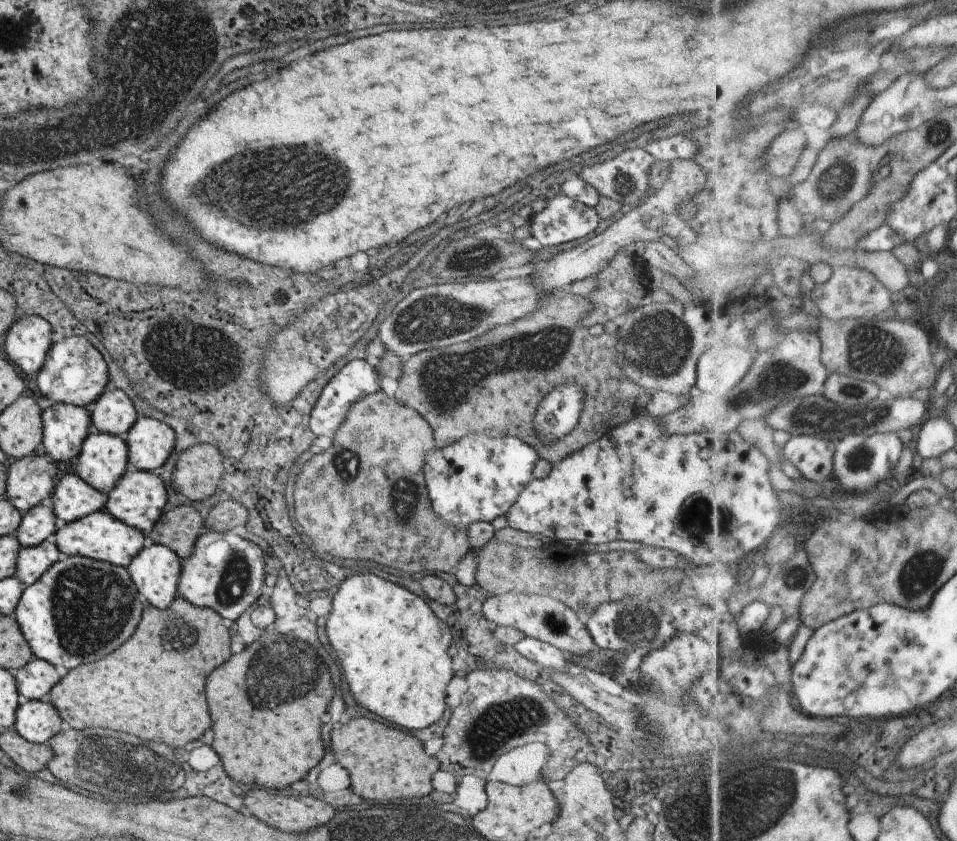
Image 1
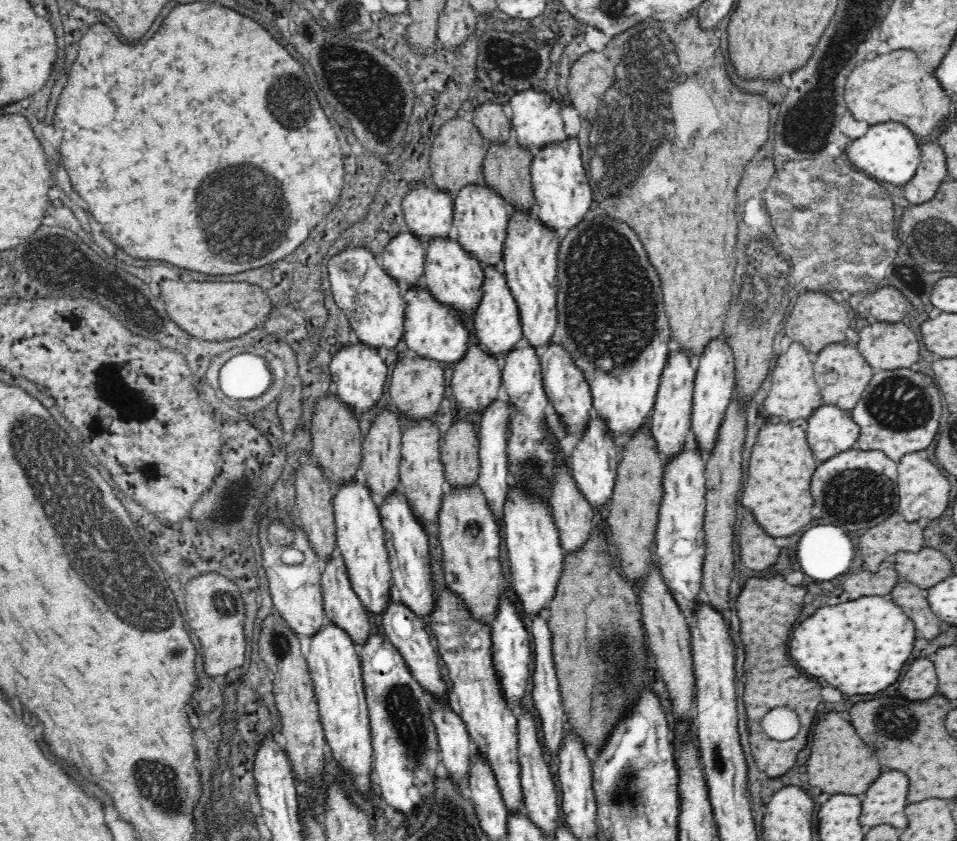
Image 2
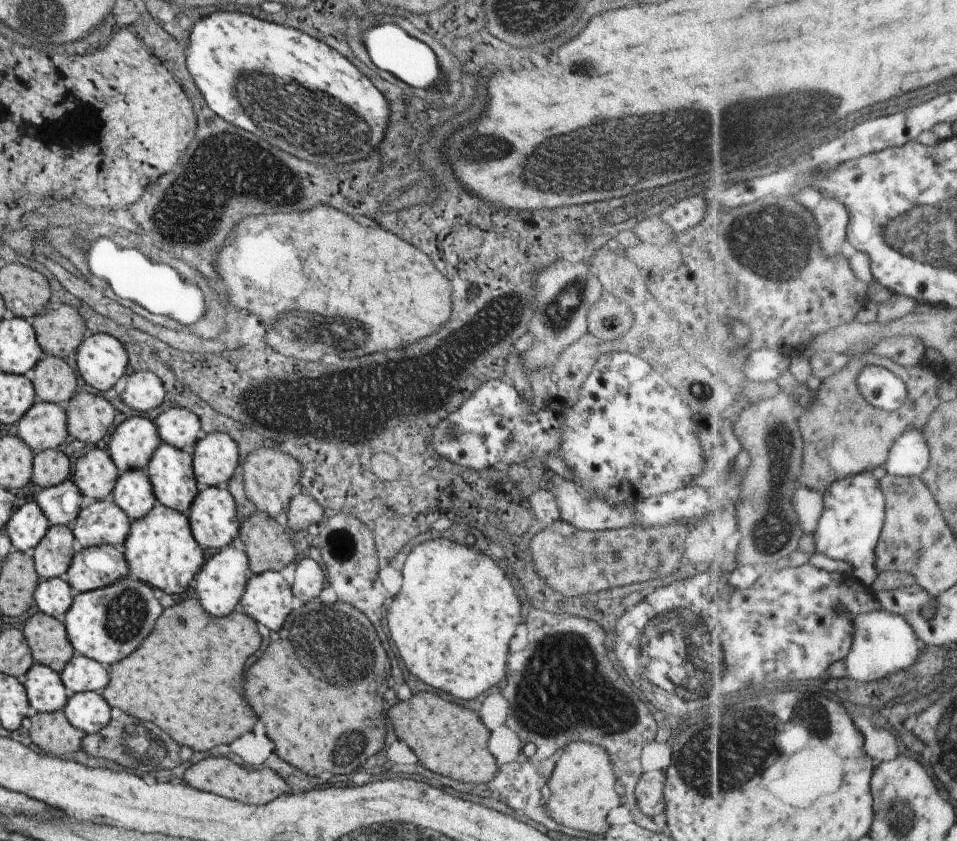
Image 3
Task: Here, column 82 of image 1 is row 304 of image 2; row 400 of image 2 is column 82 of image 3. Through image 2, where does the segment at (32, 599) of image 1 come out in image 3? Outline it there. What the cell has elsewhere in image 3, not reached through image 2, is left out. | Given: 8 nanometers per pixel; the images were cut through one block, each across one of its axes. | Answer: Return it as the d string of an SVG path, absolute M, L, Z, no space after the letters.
M127 575L94 591L74 592L62 623L75 654L114 665L143 642L161 612L163 608L153 596L152 587Z

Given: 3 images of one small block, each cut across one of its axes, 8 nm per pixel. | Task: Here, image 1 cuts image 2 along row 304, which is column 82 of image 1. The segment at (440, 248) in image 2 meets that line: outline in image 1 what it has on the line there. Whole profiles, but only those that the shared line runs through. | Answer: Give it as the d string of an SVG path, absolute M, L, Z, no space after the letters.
M89 433L72 462L77 476L107 495L128 469L126 442L122 436Z

